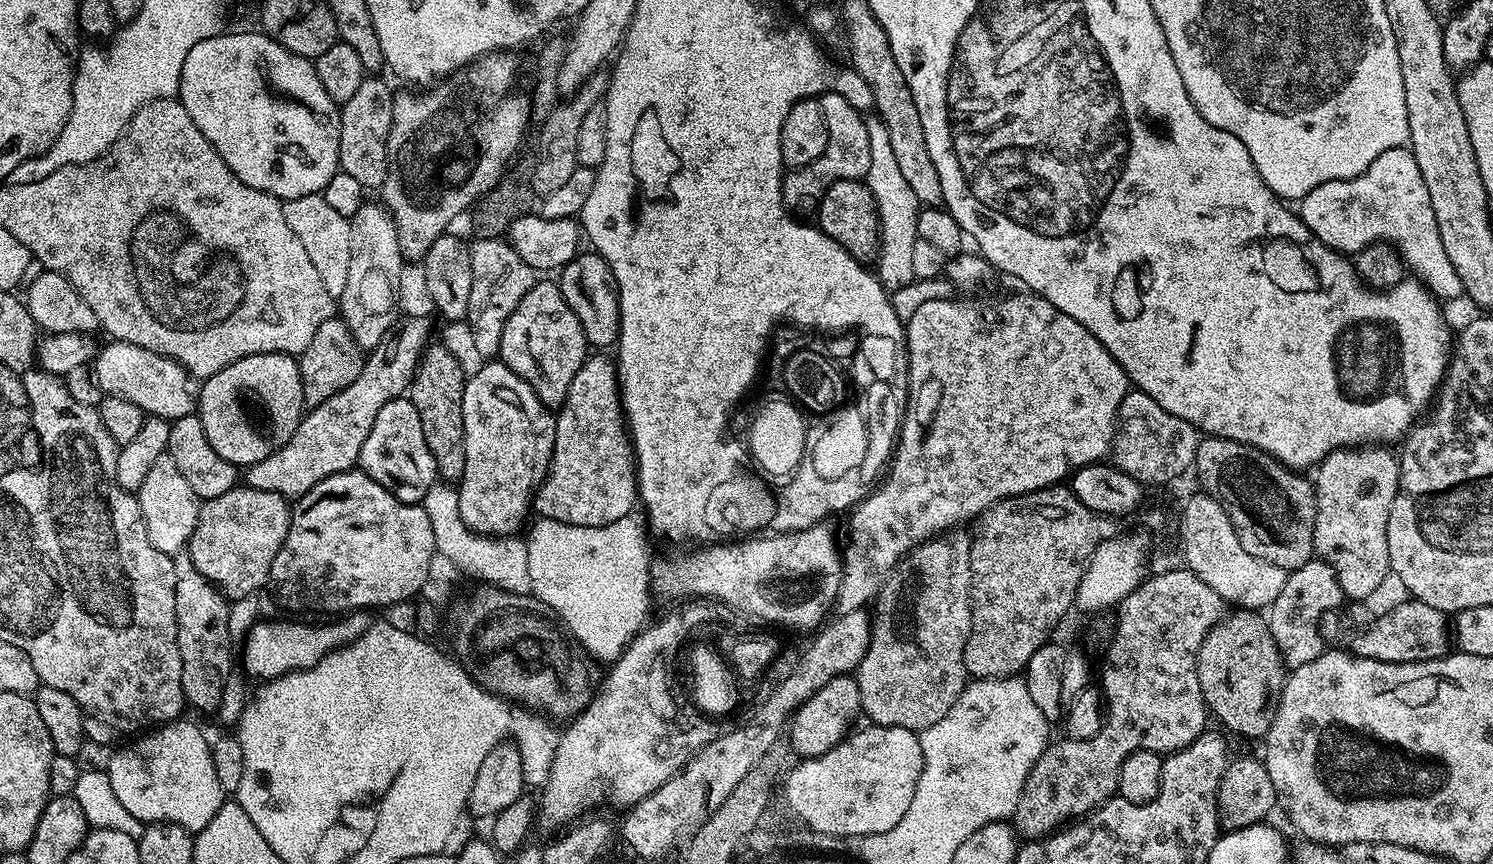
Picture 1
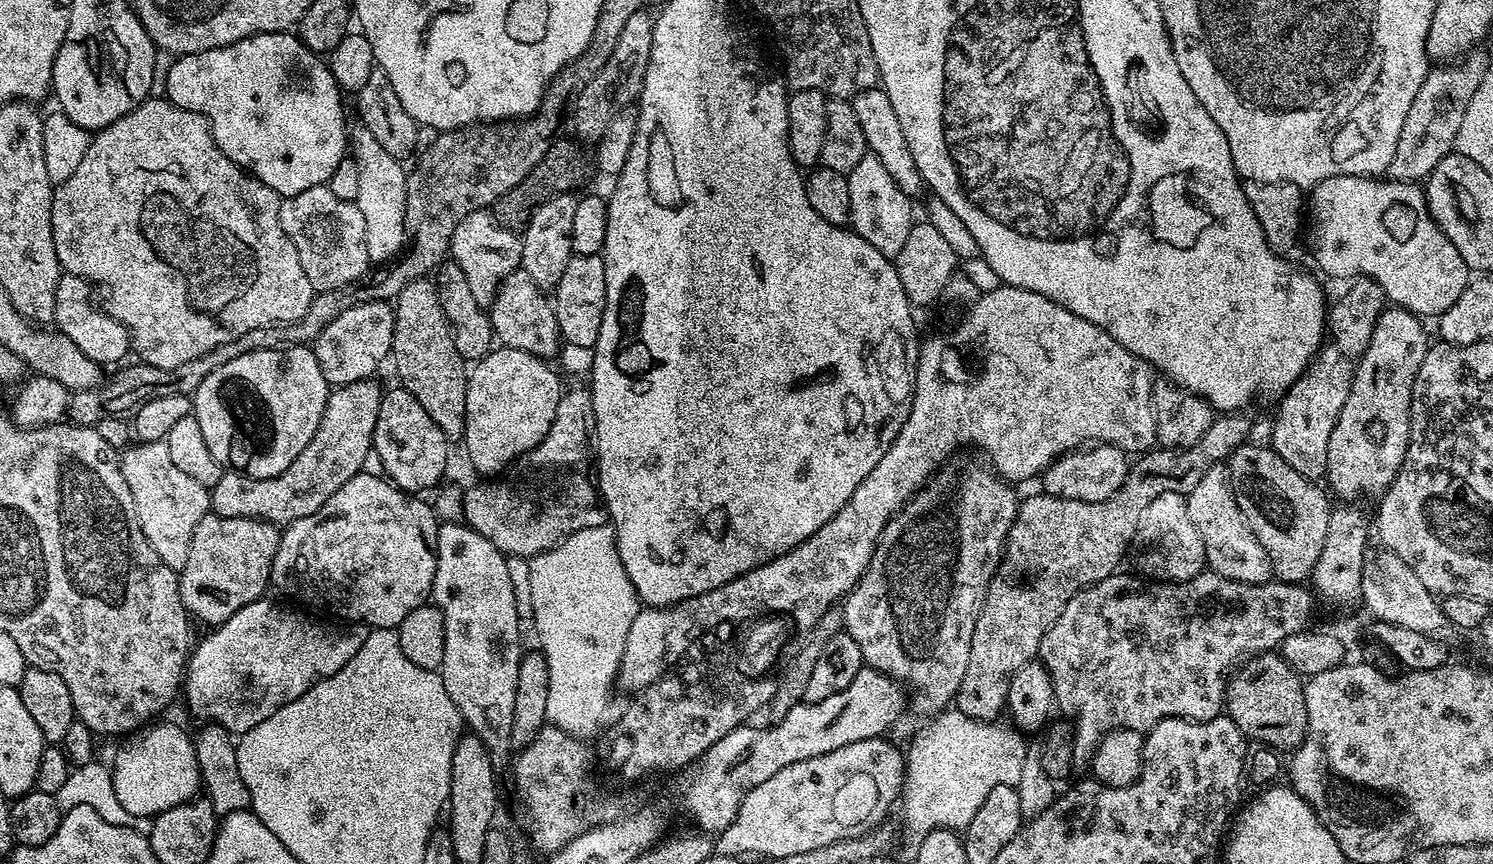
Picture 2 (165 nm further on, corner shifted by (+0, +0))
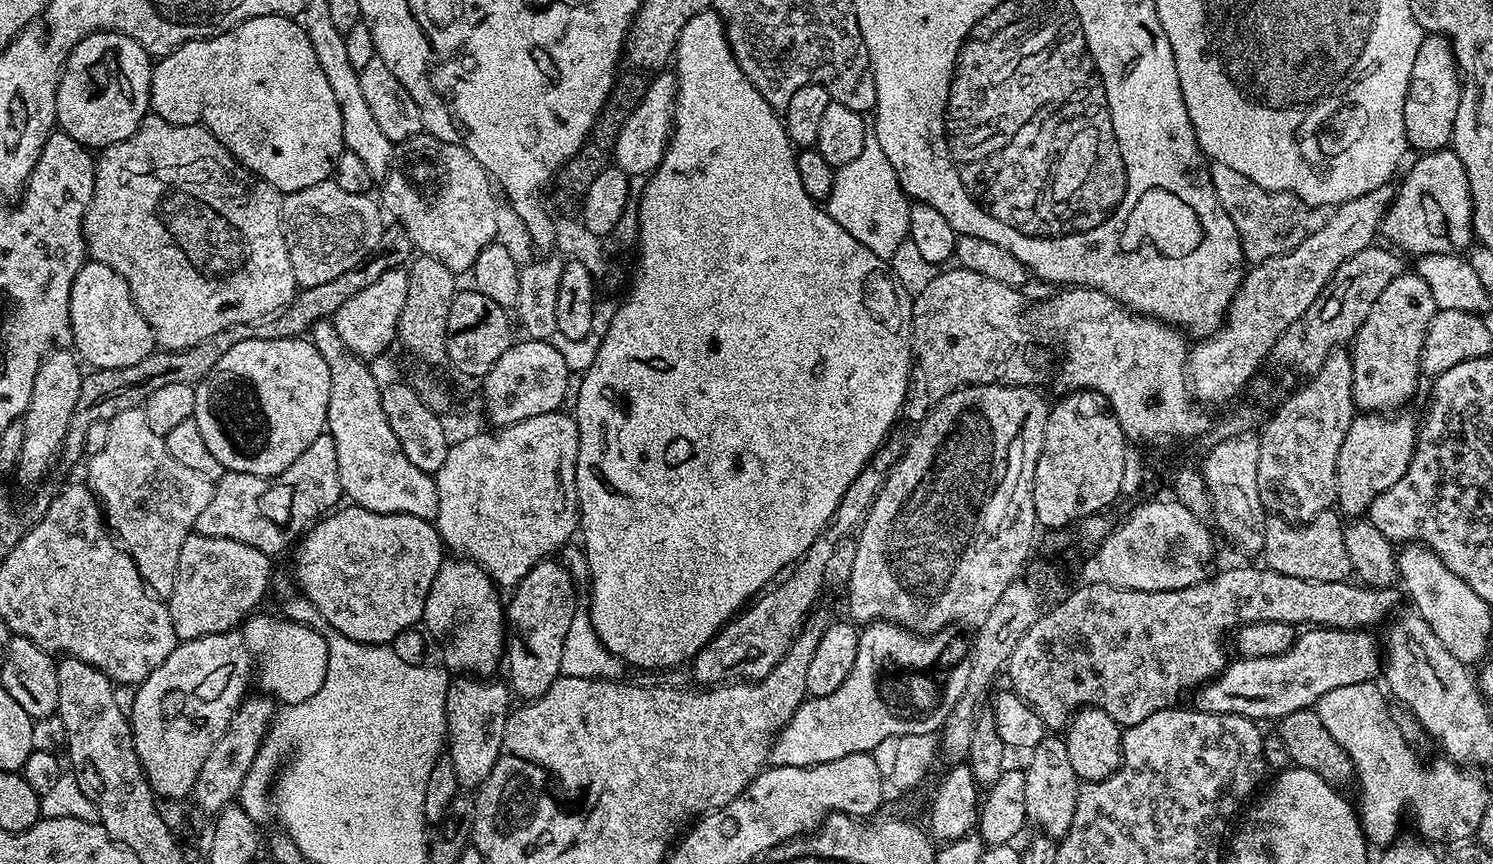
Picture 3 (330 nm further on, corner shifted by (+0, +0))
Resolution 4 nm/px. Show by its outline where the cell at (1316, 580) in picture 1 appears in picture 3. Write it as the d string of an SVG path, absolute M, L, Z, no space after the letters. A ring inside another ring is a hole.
M1360 414L1353 419L1350 430L1346 430L1336 463L1336 504L1345 517L1363 517L1370 502L1374 502L1378 494L1390 490L1390 486L1406 474L1416 448L1418 420L1400 415L1404 414Z

